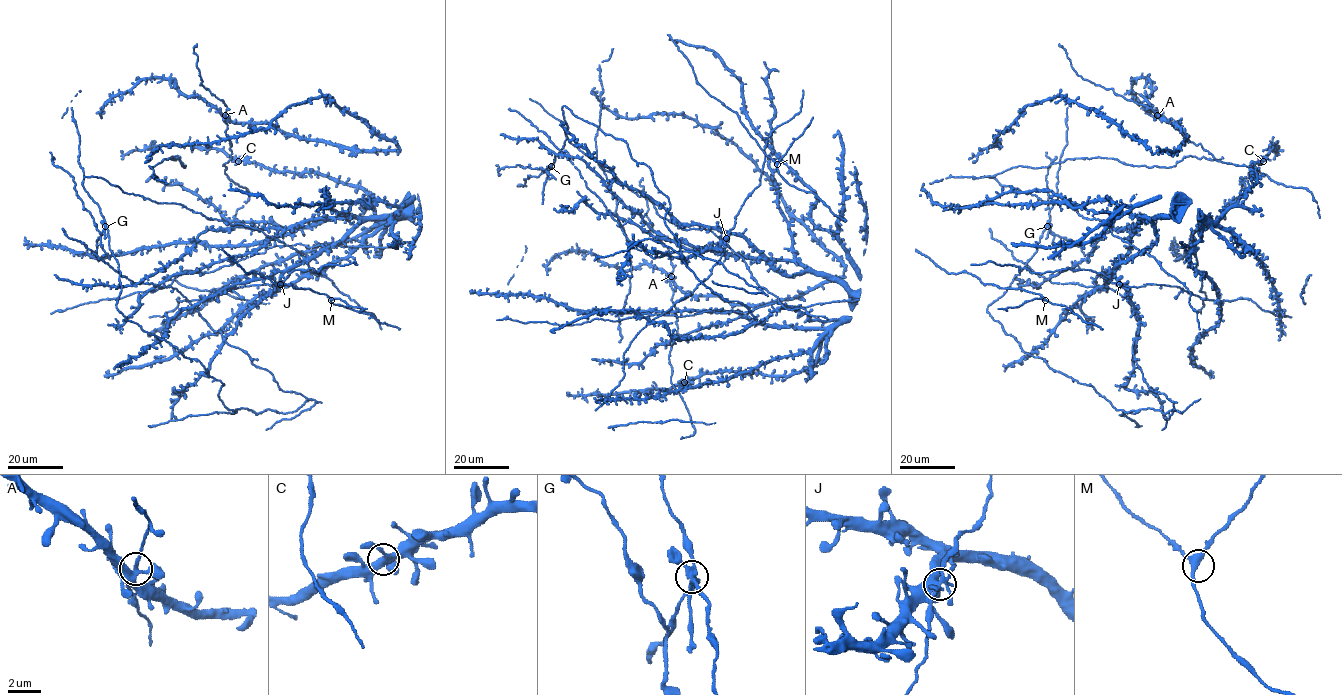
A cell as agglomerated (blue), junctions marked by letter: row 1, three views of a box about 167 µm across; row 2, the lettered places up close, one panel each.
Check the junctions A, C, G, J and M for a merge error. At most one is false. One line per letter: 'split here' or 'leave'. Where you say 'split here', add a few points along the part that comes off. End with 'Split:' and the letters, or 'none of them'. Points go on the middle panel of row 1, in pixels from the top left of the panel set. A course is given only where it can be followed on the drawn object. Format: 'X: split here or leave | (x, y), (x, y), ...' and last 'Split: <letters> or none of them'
A: leave
C: leave
G: split here | (551, 166), (547, 171), (519, 164), (499, 170), (495, 164)
J: leave
M: leave
Split: G

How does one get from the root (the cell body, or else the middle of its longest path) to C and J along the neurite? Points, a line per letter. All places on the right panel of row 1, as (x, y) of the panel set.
C: (1248, 250), (1218, 221), (1257, 182), (1253, 166), (1263, 161)
J: (1248, 250), (1272, 280), (1280, 320), (1248, 298), (1214, 300), (1176, 286), (1119, 284)

